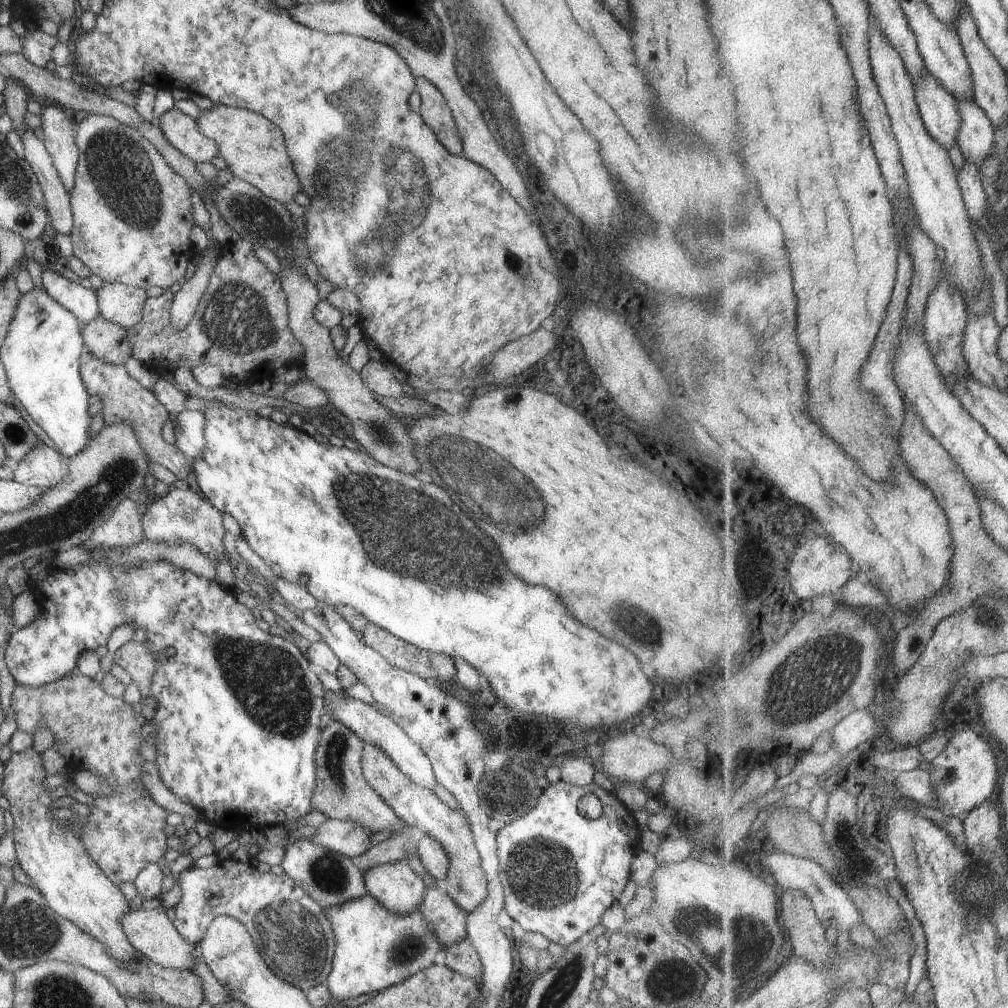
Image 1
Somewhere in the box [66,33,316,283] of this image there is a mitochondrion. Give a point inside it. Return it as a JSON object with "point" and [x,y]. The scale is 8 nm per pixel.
{"point":[118,166]}

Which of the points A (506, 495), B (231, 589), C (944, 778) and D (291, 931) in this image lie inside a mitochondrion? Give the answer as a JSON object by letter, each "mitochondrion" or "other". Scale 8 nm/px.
{"A":"mitochondrion","B":"other","C":"mitochondrion","D":"mitochondrion"}

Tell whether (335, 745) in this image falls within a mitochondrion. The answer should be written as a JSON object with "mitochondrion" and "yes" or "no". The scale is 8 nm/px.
{"mitochondrion":"yes"}

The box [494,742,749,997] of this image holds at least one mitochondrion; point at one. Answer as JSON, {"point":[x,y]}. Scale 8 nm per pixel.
{"point":[544,872]}

